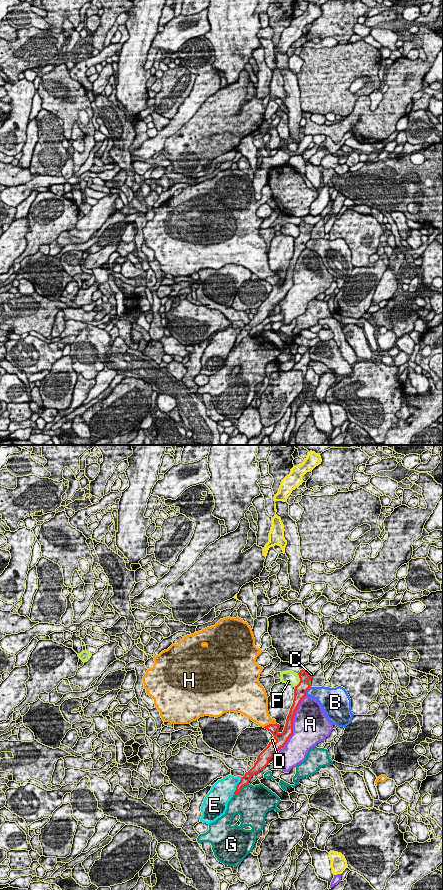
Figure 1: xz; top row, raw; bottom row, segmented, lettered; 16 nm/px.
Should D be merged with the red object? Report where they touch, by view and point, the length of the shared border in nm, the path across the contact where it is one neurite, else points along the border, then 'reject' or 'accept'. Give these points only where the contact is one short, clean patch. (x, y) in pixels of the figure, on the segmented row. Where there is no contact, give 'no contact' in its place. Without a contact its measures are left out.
xz (274, 742) | 120 nm | accept

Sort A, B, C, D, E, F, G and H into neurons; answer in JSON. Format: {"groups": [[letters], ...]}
{"groups": [["A"], ["B"], ["C", "D"], ["E"], ["F"], ["G"], ["H"]]}

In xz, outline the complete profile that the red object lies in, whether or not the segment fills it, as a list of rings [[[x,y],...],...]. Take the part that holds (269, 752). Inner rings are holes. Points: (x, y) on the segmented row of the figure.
[[[302,669],[298,675],[300,682],[297,686],[295,686],[293,704],[287,716],[283,732],[278,732],[280,725],[277,723],[269,724],[264,727],[270,731],[274,737],[270,740],[268,746],[257,756],[257,761],[254,763],[254,766],[246,772],[243,777],[241,777],[233,796],[237,795],[243,786],[249,785],[251,777],[262,771],[269,764],[269,760],[284,747],[290,736],[293,734],[293,719],[295,712],[302,699],[306,696],[306,691],[311,687],[311,680],[314,673],[306,672]]]

